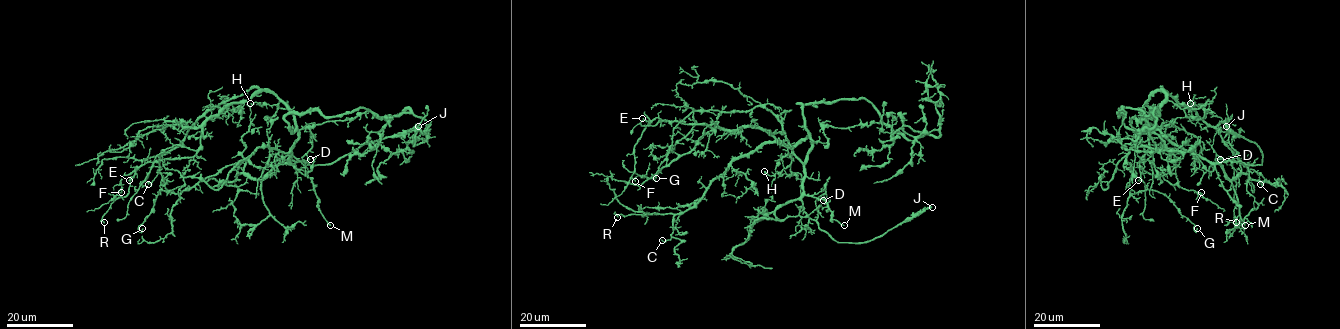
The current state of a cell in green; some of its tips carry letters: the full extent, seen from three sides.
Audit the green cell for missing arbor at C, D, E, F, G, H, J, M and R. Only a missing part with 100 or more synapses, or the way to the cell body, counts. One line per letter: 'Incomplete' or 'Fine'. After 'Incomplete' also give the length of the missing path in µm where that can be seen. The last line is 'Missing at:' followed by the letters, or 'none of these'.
C: Fine
D: Fine
E: Fine
F: Fine
G: Fine
H: Fine
J: Incomplete. Missing length about 10 µm
M: Fine
R: Fine
Missing at: J

